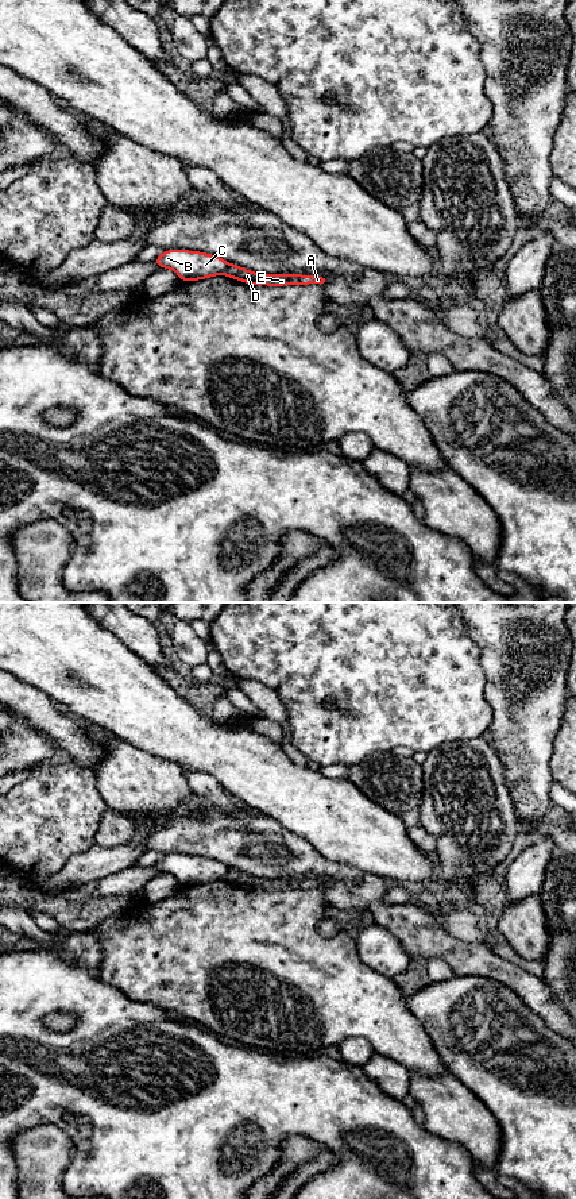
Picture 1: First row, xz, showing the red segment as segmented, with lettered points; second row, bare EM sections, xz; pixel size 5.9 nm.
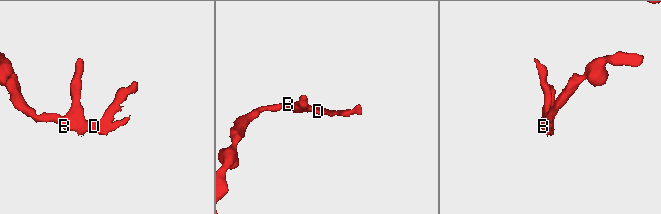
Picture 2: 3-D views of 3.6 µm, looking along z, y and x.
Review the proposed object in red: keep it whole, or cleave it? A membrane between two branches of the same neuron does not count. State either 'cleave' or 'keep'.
cleave

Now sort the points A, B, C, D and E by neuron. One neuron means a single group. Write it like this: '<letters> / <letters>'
A D E / B C

